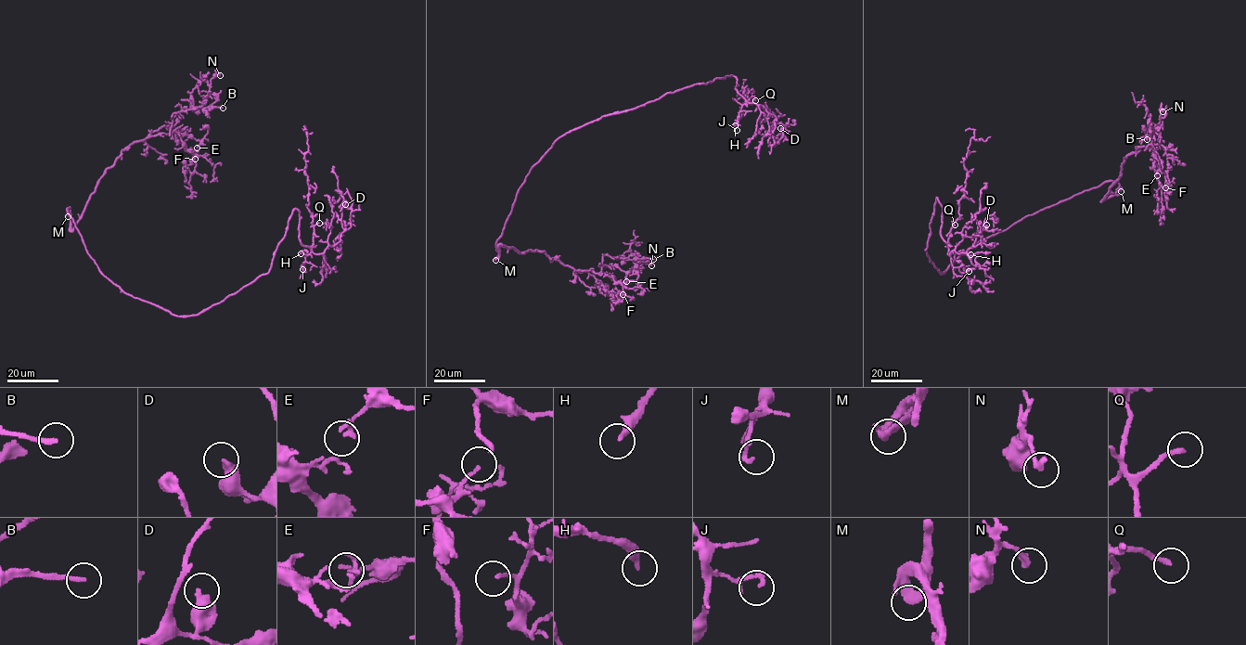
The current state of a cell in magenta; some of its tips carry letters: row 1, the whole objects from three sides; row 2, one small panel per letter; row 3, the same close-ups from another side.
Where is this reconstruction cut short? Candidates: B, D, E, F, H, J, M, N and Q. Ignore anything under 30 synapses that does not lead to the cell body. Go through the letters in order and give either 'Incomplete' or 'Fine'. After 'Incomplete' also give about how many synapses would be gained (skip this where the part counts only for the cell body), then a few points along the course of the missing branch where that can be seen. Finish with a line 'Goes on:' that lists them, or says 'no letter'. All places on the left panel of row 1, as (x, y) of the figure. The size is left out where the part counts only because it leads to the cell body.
B: Incomplete. Roughly 45 synapses. Course of what is missing: (223, 108), (234, 116), (239, 135)
D: Fine
E: Fine
F: Fine
H: Fine
J: Fine
M: Incomplete
N: Fine
Q: Incomplete. Roughly 60 synapses. Course of what is missing: (319, 223), (324, 212), (320, 197), (324, 178), (315, 167), (314, 155)
Goes on: B, M, Q

